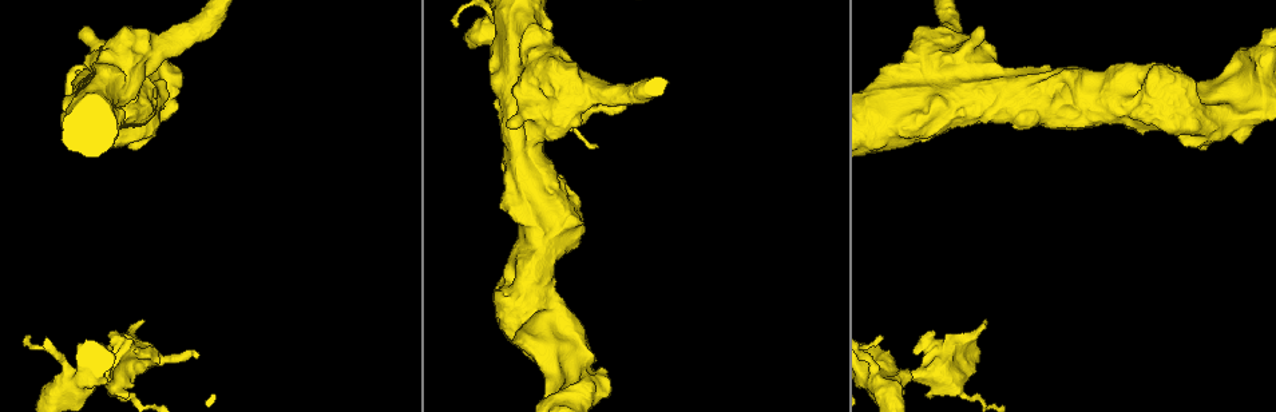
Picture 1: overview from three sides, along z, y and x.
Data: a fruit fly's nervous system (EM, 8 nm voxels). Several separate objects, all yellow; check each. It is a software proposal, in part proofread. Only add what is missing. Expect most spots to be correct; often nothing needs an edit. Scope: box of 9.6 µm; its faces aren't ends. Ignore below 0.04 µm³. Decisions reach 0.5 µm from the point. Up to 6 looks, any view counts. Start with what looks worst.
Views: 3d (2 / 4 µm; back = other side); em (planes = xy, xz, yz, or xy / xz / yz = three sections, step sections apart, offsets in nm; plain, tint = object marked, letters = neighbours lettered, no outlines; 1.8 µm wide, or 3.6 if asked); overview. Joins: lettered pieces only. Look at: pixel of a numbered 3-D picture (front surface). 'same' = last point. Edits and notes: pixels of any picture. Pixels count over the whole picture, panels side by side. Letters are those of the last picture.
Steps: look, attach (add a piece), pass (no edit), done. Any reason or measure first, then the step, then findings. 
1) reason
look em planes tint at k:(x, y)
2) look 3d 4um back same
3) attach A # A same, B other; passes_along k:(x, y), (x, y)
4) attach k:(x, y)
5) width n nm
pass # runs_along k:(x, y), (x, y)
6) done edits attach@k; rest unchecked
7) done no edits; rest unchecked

stops while still wide
look 3d 4um at 1:(914, 349)

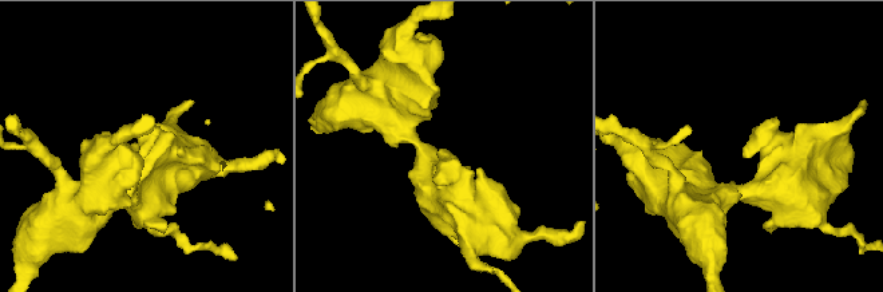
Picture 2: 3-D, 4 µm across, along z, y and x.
shape alone is not enough
look em xz step 8 tint at 2:(441, 150)

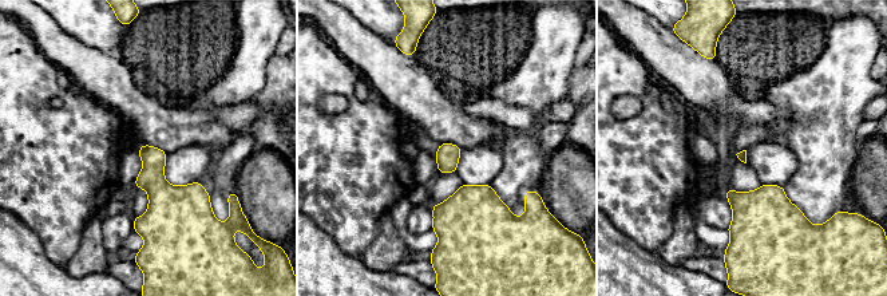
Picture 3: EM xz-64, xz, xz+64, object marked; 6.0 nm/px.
look em yz step 4 letters same

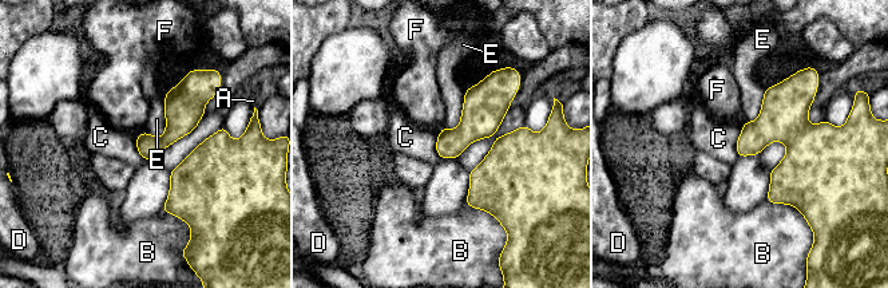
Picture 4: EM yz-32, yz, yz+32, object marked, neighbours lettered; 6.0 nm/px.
pass # A other, B other, C other, D other, E other, F other; border 4:(745, 121), (737, 141), (737, 156); none of them fits

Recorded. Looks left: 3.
tapers out
look em planes letters at 1:(881, 336)

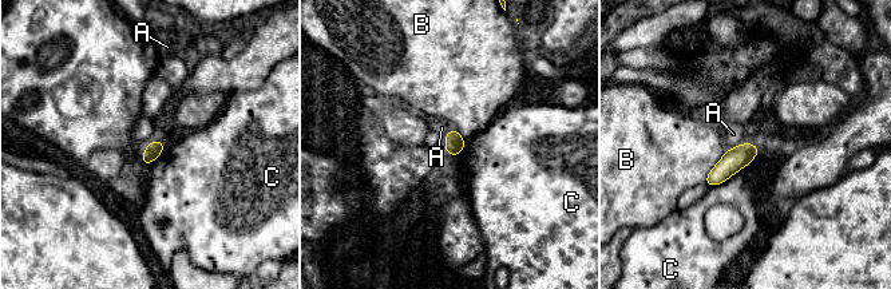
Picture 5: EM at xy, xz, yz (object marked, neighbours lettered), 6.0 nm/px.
pass # A other, B other, C other; border 5:(745, 142), (728, 150); no lettered piece goes on from it

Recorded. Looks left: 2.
touches itself
look em 3.6um planes tint at 1:(75, 74)

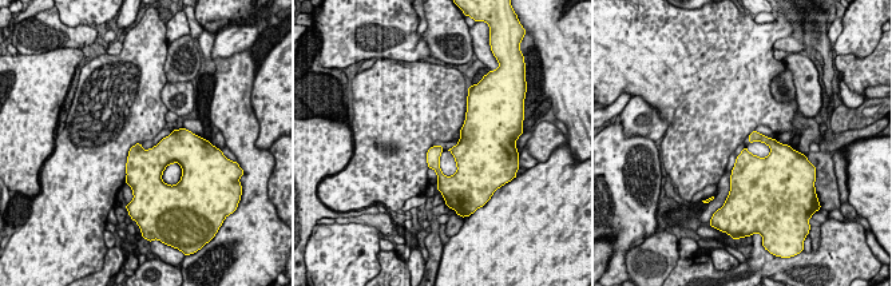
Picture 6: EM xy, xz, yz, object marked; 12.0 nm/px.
what lies round it
look em 3.6um planes letters same

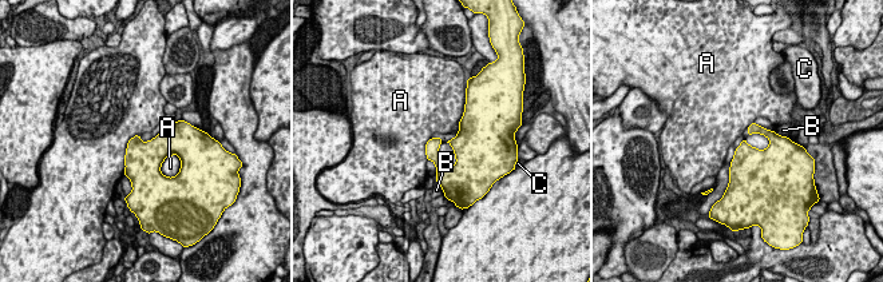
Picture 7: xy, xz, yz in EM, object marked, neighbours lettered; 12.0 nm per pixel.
pass # A other, B other, C other; border 7:(138, 134), (127, 143), (123, 175); none of them fits

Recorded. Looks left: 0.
done no edits; rest unchecked

